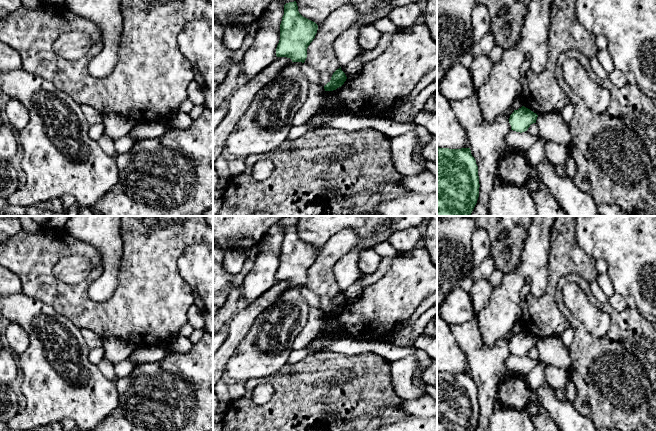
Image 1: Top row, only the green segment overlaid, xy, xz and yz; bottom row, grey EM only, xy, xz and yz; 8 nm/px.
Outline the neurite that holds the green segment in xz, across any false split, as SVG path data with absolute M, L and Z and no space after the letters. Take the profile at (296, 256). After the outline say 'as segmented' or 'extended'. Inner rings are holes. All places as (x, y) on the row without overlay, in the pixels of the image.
M296 225L286 227L280 248L280 264L276 280L304 287L307 282L307 272L315 262L317 254L318 249L315 246L299 237Z; as segmented

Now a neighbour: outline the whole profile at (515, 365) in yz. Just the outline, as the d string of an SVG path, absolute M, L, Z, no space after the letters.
M510 354L507 358L505 368L502 371L502 374L507 377L512 376L524 376L526 377L529 372L531 372L536 365L539 363L539 360L534 360L525 356L516 356Z

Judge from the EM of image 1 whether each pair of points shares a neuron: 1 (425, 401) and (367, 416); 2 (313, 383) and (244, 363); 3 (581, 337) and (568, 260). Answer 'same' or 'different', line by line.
1: different
2: different
3: different

